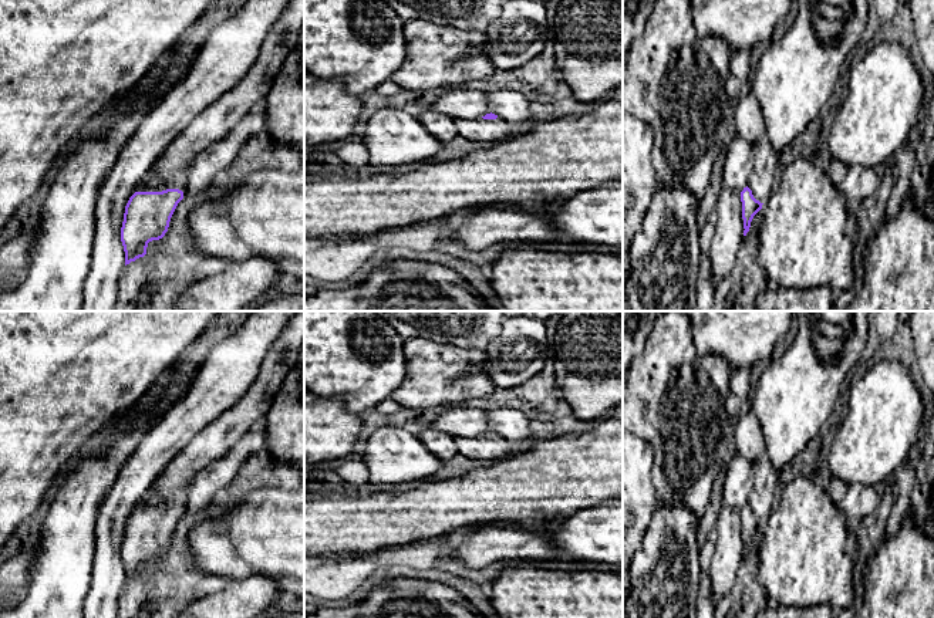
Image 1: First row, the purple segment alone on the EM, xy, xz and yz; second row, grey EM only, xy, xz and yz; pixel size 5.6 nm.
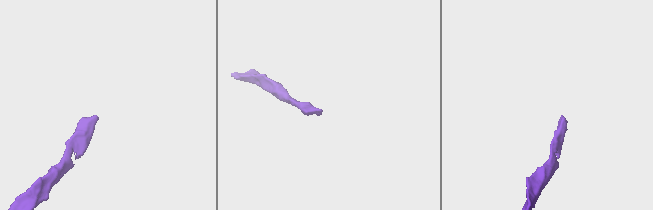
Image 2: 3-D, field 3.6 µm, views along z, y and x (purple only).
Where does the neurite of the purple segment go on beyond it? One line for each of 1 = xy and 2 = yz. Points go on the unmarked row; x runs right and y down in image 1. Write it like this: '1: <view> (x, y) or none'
1: xy (178, 499)
2: yz (766, 476)

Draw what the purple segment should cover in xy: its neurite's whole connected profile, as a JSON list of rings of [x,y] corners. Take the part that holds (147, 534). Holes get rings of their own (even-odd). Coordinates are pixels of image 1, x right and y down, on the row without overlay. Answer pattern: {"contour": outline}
{"contour": [[[190,484],[165,494],[155,506],[149,504],[152,489],[154,486],[145,492],[139,509],[129,516],[125,524],[121,546],[125,584],[144,575],[148,561],[162,557],[168,550],[171,536],[183,517]]]}

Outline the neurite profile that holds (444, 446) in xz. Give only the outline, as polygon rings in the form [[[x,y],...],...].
[[[429,428],[417,436],[442,462],[458,455],[456,439],[448,433]]]

